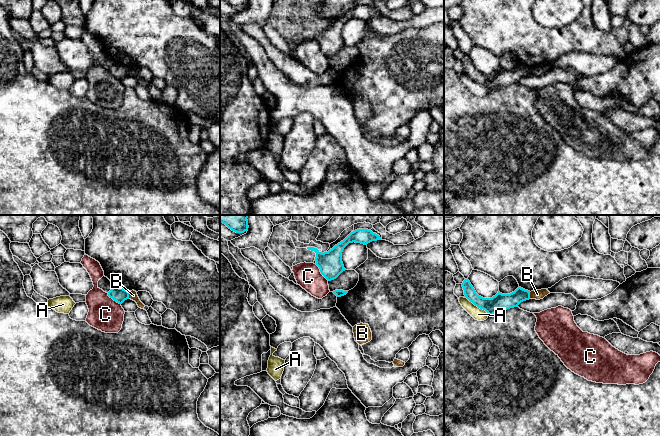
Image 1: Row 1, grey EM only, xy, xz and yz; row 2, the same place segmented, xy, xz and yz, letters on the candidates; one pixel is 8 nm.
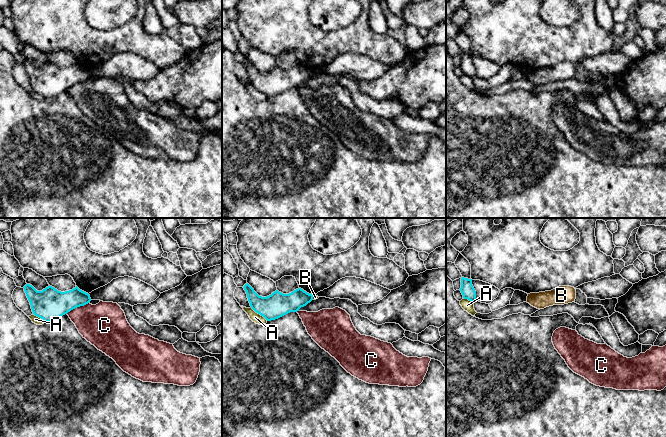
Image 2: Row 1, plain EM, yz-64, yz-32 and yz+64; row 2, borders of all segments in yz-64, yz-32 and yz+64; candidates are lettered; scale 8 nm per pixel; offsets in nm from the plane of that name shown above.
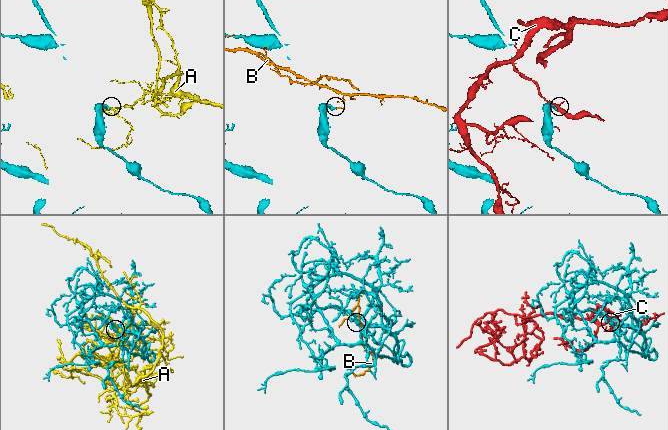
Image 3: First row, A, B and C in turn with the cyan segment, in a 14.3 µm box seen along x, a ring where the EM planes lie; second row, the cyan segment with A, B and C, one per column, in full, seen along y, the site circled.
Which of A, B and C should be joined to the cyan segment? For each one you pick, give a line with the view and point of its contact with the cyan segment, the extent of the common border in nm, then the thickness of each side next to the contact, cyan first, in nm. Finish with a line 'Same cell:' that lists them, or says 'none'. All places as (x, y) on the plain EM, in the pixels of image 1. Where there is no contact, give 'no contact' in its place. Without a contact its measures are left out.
Same cell: none

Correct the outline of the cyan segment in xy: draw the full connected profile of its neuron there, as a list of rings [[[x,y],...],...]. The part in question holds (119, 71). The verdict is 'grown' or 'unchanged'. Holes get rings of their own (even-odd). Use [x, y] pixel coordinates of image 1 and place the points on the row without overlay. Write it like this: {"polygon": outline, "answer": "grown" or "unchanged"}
{"polygon": [[[113,63],[108,68],[108,72],[117,79],[122,80],[125,76],[129,75],[129,67],[119,63]]], "answer": "unchanged"}

